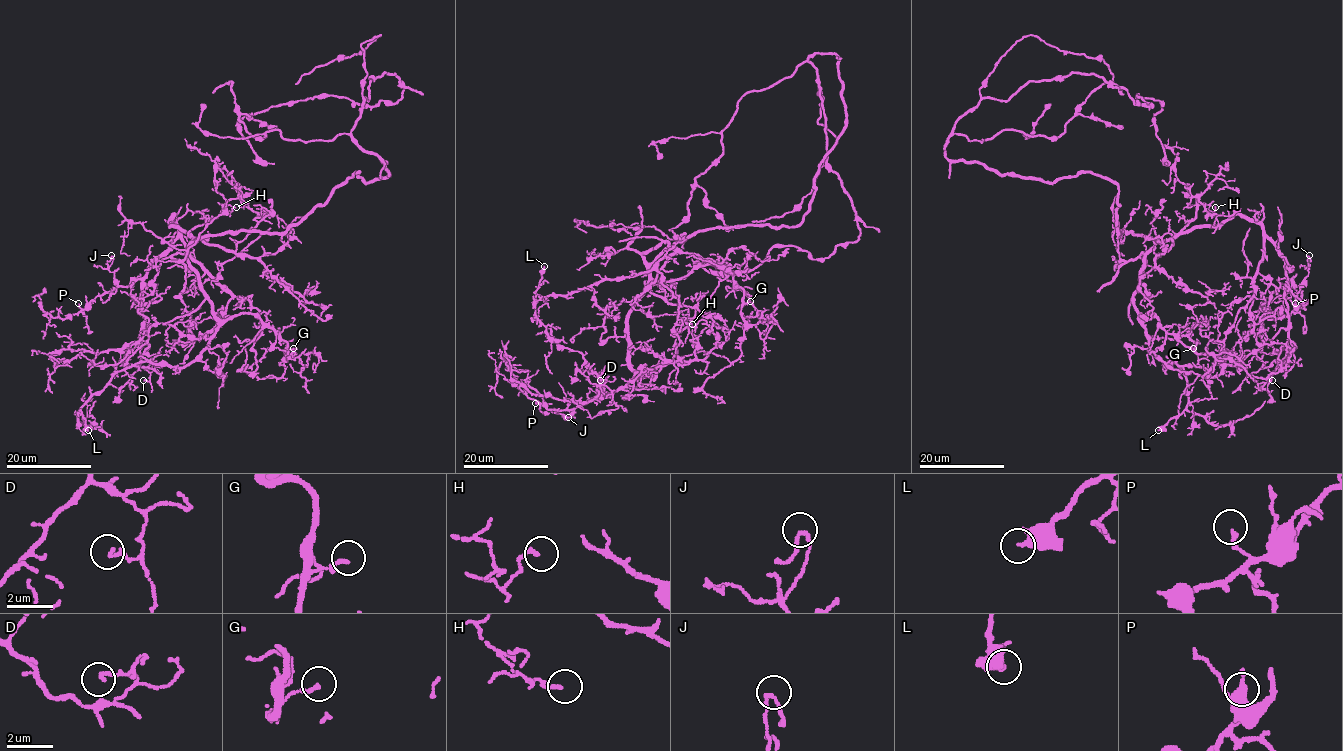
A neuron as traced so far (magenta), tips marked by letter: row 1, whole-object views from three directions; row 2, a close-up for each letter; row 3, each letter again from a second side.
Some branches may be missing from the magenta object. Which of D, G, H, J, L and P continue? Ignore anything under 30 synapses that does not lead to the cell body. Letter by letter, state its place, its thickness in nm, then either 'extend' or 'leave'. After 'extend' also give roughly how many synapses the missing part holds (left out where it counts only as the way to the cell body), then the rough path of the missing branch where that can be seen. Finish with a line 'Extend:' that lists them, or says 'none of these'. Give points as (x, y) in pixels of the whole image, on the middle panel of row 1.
D: place (600, 380); calibre 150 nm; leave
G: place (750, 301); calibre 160 nm; leave
H: place (692, 324); calibre 160 nm; leave
J: place (568, 417); calibre 120 nm; leave
L: place (544, 266); calibre 400 nm; leave
P: place (535, 403); calibre 170 nm; leave
Extend: none of these

